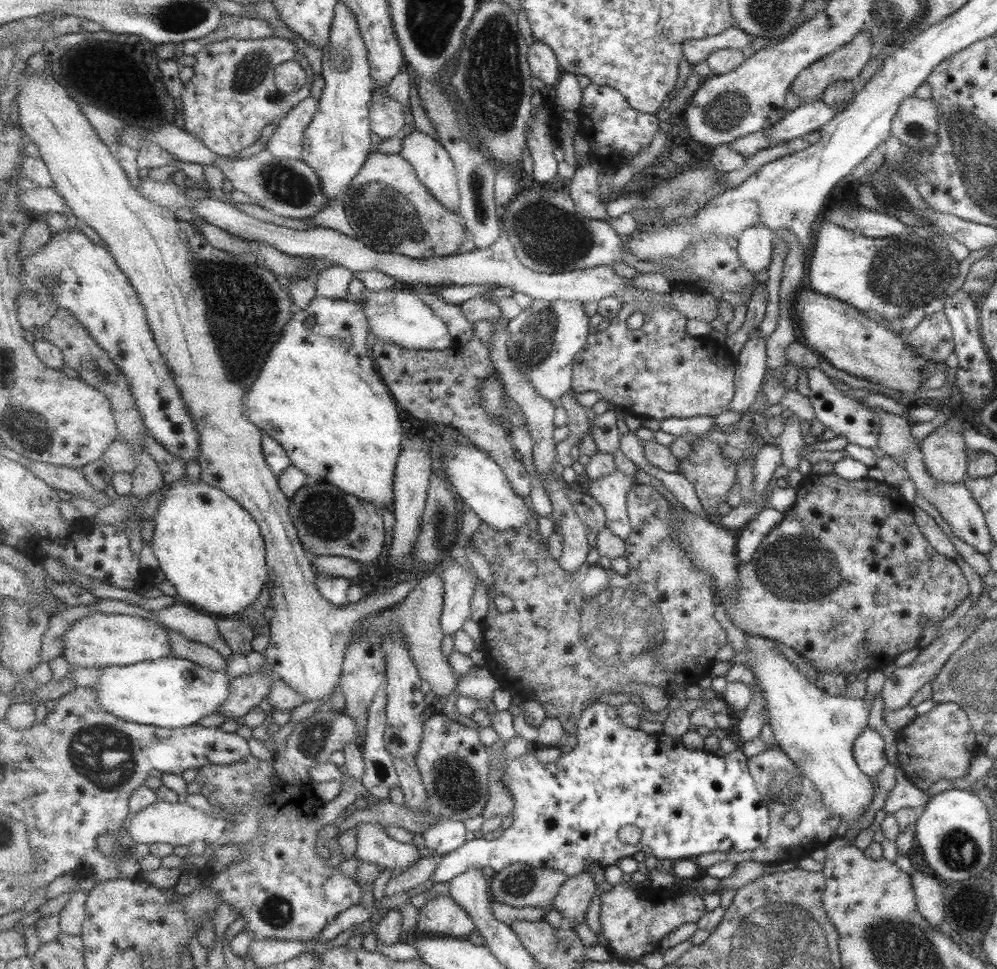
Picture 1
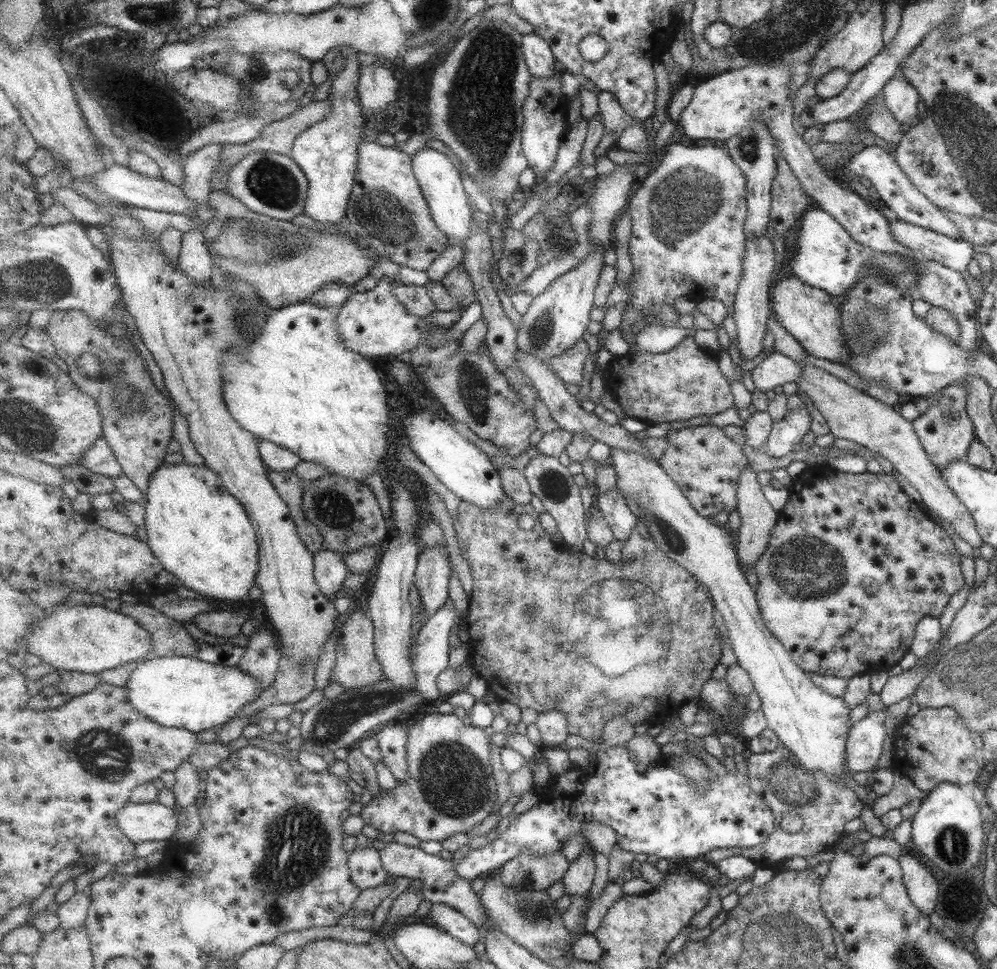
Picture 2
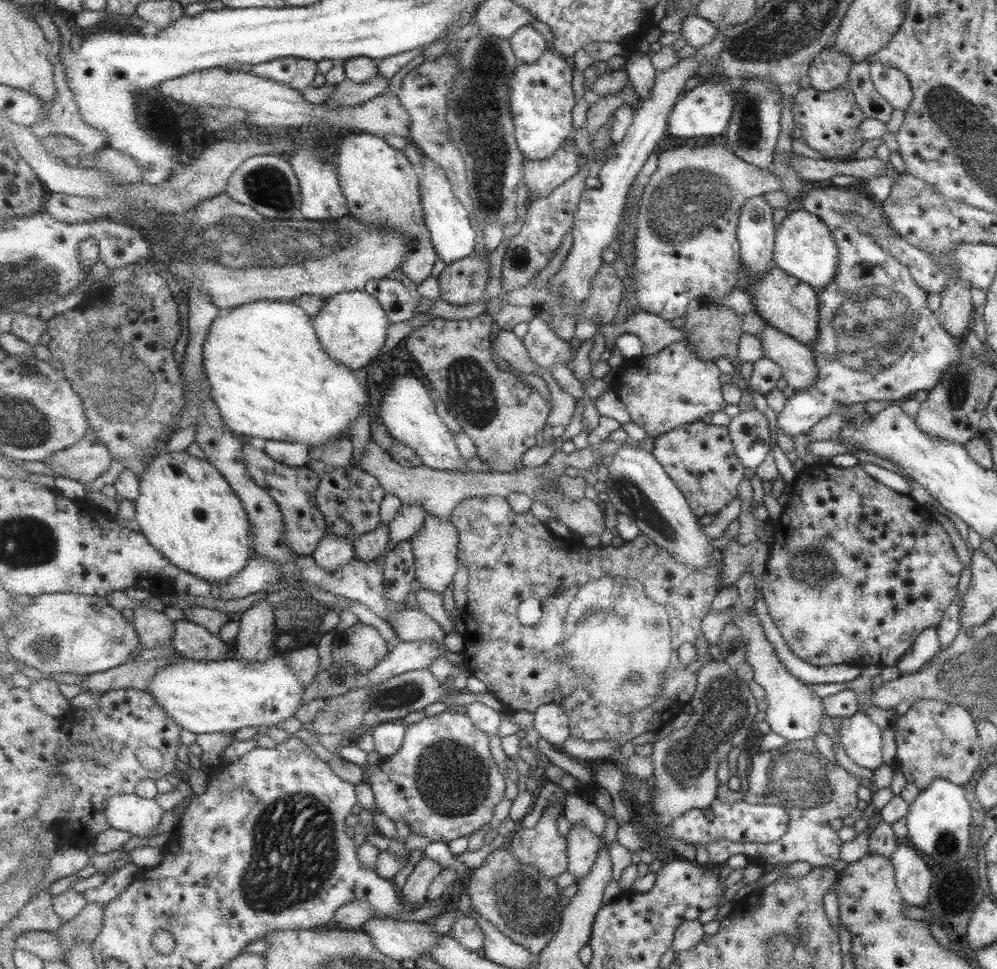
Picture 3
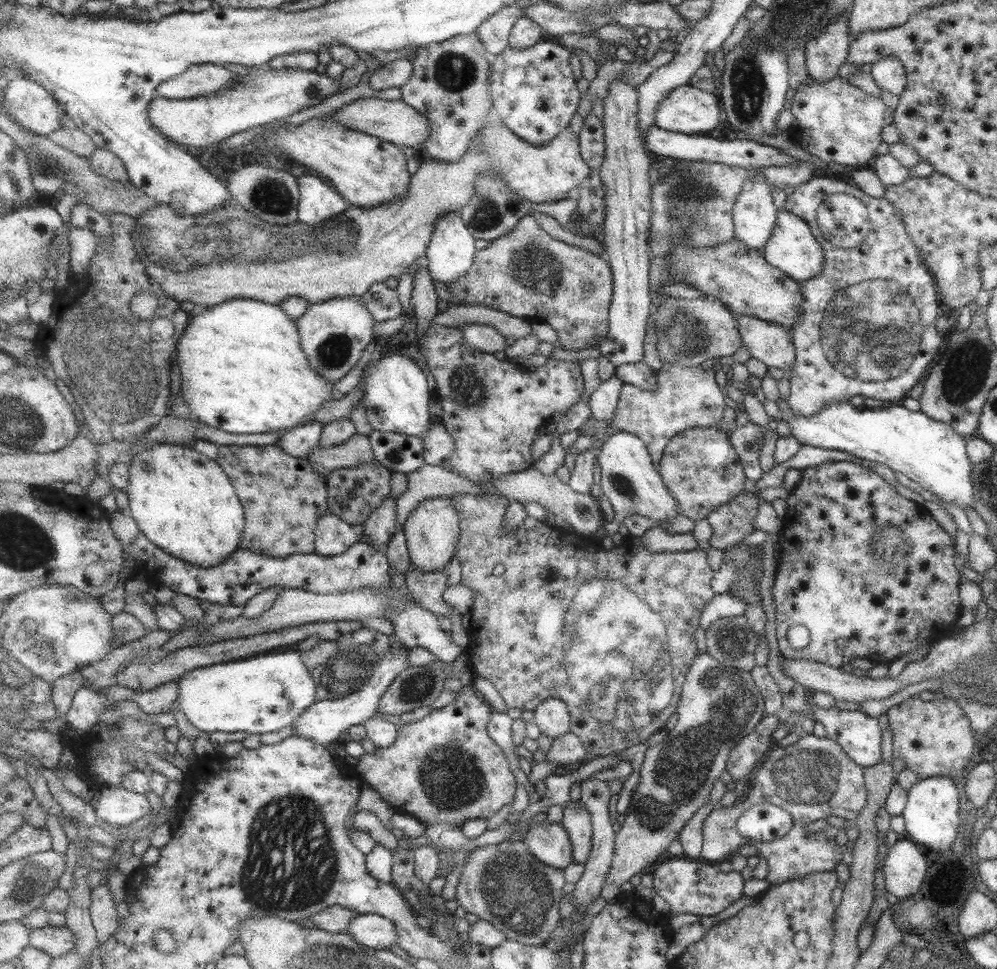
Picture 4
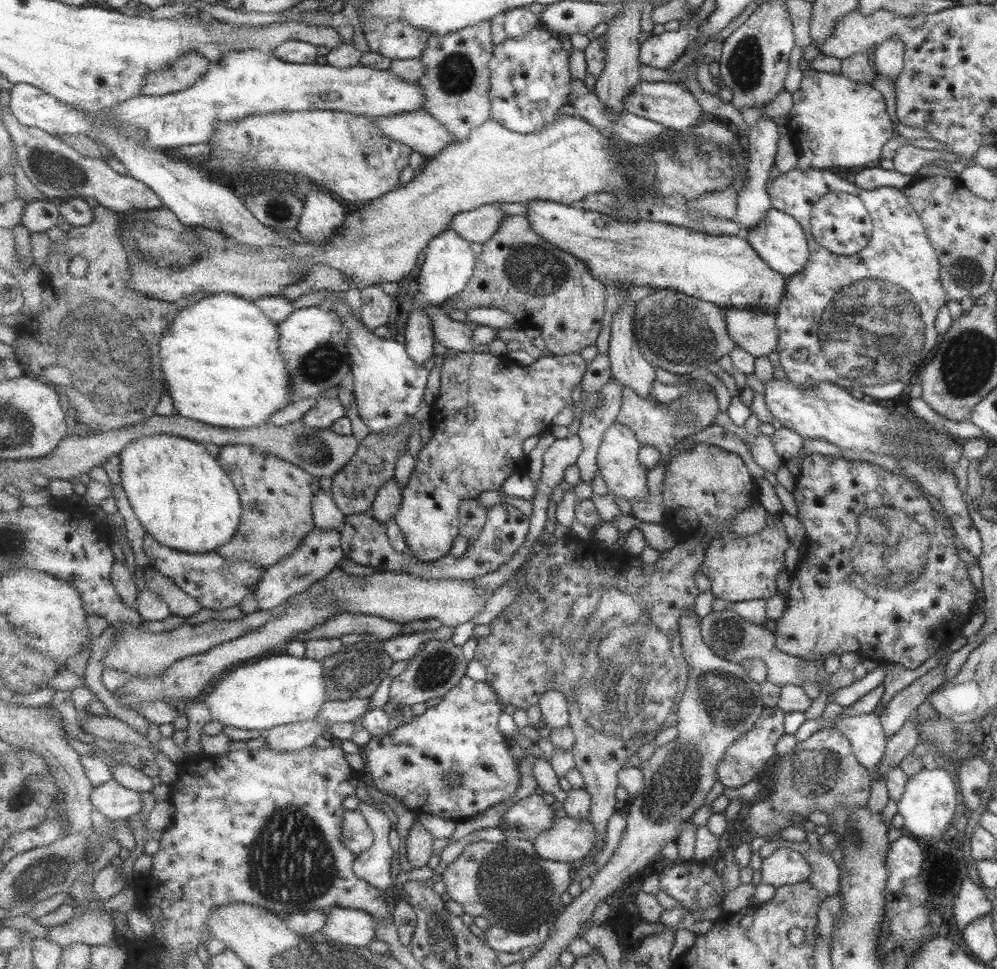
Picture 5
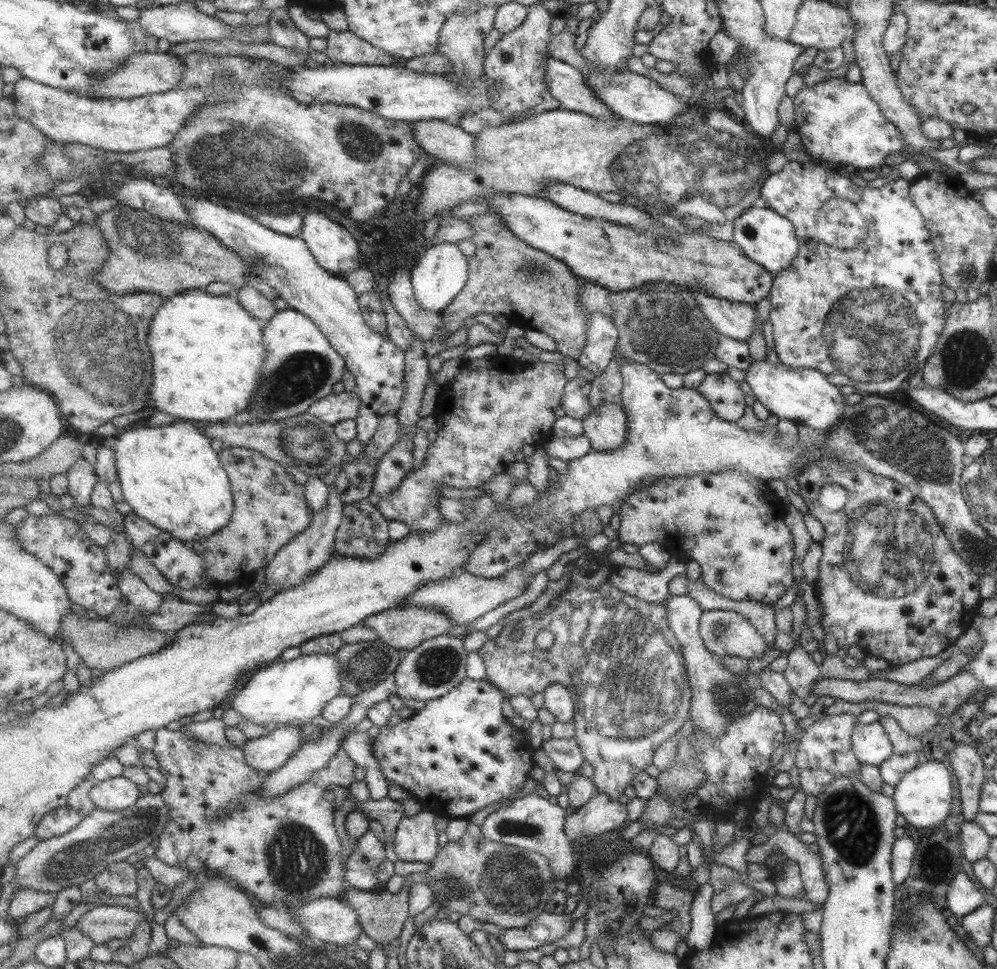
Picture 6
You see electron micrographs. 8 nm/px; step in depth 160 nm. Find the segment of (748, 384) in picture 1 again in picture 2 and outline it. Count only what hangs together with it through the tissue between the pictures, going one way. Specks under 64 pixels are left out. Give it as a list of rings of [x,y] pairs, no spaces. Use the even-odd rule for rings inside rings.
[[[761,235],[746,240],[744,275],[741,277],[737,291],[733,317],[738,333],[737,347],[743,359],[746,360],[758,356],[763,350],[761,340],[766,329],[767,318],[772,315],[769,310],[768,288],[772,282],[770,276],[772,276],[773,266],[775,266],[775,254],[773,254],[773,245],[767,236]]]

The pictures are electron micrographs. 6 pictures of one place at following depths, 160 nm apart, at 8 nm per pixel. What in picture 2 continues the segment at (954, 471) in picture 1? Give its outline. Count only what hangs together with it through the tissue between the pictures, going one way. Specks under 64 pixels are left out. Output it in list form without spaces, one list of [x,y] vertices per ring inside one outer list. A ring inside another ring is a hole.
[[[960,382],[953,383],[939,391],[937,400],[911,422],[921,449],[929,462],[938,469],[942,469],[951,459],[964,459],[968,454],[967,448],[970,448],[969,442],[973,440],[974,426],[971,426],[972,419],[965,414],[965,398],[968,398],[968,390]]]

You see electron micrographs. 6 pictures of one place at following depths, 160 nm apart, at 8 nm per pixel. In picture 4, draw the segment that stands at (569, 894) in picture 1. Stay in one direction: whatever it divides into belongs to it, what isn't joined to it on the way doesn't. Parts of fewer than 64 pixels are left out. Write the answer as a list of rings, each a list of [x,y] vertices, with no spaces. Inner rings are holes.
[[[572,802],[564,810],[562,824],[572,840],[574,863],[585,866],[593,850],[592,815],[585,808],[581,808],[579,803]]]

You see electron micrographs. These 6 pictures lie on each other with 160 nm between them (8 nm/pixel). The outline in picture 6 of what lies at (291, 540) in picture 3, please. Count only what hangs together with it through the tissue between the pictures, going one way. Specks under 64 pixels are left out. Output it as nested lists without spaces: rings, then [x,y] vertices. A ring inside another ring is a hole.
[[[229,447],[221,451],[220,461],[228,469],[236,511],[227,526],[190,546],[205,561],[204,576],[218,590],[247,581],[277,553],[312,523],[314,510],[307,509],[305,485],[298,484],[276,460],[254,449]]]

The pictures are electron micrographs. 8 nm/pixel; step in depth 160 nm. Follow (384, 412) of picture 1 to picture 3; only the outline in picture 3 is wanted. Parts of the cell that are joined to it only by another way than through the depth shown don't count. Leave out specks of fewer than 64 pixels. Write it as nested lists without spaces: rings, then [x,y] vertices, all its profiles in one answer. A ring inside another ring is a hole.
[[[253,302],[233,309],[227,316],[219,316],[211,326],[203,353],[205,375],[213,385],[213,400],[228,427],[236,434],[267,442],[297,442],[307,444],[311,449],[345,436],[351,436],[352,440],[348,430],[368,400],[368,378],[329,357],[321,345],[321,338],[317,337],[315,318],[295,302]]]

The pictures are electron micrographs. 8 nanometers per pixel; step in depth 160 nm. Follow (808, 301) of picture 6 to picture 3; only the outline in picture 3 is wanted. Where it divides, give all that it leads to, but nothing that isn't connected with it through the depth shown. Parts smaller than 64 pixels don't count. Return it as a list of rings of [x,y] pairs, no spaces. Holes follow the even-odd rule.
[[[813,187],[800,196],[794,208],[820,217],[835,240],[839,256],[835,278],[816,290],[820,298],[820,334],[813,344],[808,344],[808,348],[817,367],[817,380],[807,390],[794,390],[776,416],[776,427],[791,438],[809,432],[814,424],[829,416],[838,404],[862,402],[874,406],[878,400],[892,402],[911,397],[917,391],[929,391],[940,382],[941,376],[949,368],[956,366],[956,360],[969,351],[962,338],[950,336],[944,326],[937,323],[937,312],[929,308],[929,291],[922,289],[912,279],[908,268],[886,253],[870,235],[874,222],[886,221],[879,204],[871,198],[859,196],[849,188]]]

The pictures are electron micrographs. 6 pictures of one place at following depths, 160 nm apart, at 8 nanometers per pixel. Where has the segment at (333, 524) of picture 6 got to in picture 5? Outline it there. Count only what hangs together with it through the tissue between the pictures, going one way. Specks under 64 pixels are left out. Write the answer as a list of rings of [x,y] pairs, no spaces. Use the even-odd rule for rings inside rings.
[[[315,527],[295,551],[281,559],[277,564],[267,567],[258,582],[255,598],[258,610],[273,610],[289,600],[307,593],[311,587],[339,568],[339,560],[345,558],[342,549],[342,533],[339,529]]]

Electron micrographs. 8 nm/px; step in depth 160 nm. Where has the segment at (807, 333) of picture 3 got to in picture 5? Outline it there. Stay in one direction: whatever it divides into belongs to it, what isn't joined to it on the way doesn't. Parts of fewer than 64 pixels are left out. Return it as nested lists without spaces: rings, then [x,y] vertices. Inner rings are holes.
[[[534,200],[528,204],[529,222],[532,229],[557,248],[580,257],[596,276],[611,290],[630,284],[630,286],[649,286],[655,289],[673,289],[729,309],[749,310],[757,314],[774,314],[783,300],[786,277],[765,264],[757,256],[755,249],[740,234],[735,236],[710,235],[705,231],[688,229],[662,222],[625,222],[601,212],[583,209],[581,205],[561,204],[558,201]]]

